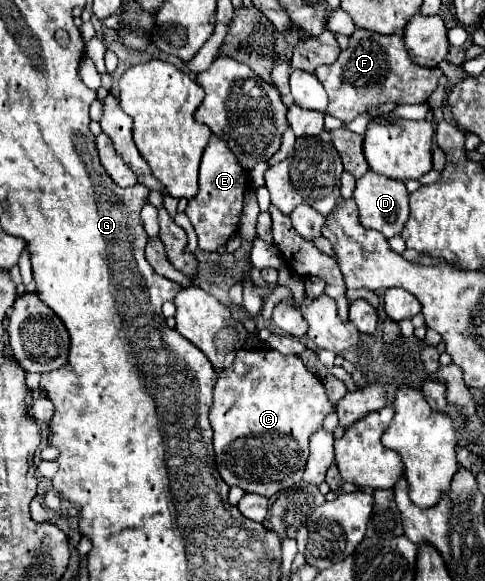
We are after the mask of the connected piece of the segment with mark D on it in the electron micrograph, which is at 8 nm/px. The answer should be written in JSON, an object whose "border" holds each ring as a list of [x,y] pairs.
{"border":[[[368,170],[362,178],[356,180],[354,200],[358,204],[360,222],[364,228],[372,228],[382,232],[386,238],[392,238],[402,232],[404,222],[408,220],[408,190],[404,182],[376,174],[374,170]]]}

